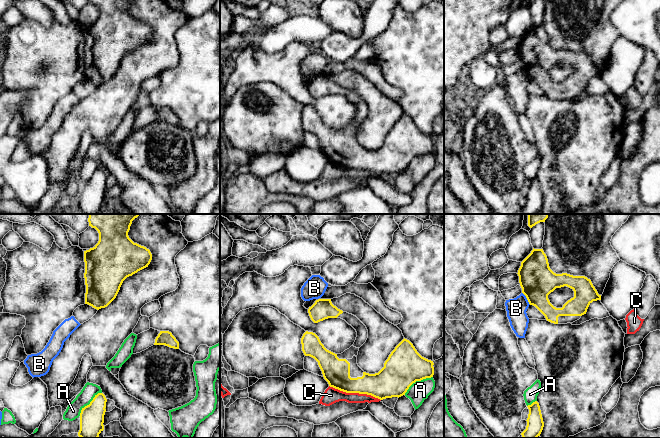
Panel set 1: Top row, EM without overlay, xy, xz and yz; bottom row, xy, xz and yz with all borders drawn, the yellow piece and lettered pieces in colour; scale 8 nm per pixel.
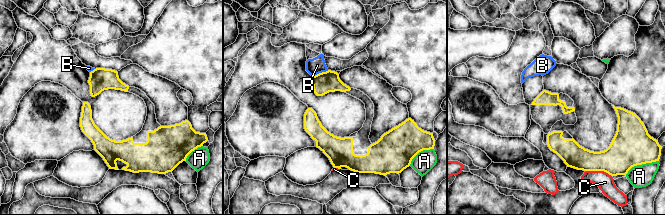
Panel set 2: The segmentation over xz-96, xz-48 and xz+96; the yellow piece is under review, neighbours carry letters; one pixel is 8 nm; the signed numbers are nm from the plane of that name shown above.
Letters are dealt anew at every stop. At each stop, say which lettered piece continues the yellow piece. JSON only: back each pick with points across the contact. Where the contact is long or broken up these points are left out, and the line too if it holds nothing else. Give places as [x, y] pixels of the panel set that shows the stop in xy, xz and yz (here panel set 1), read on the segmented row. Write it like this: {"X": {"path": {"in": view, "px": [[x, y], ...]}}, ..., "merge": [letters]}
{"merge": []}

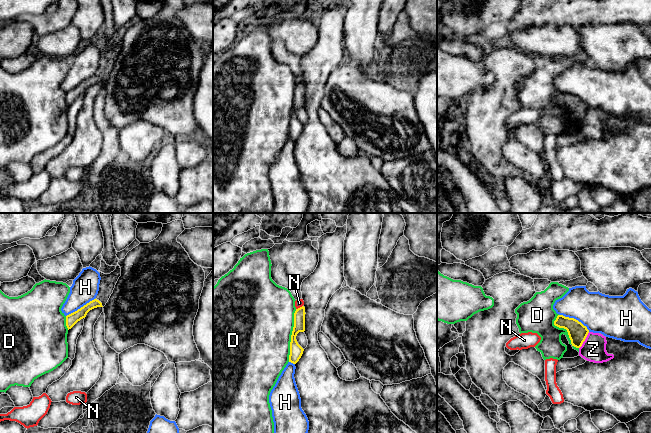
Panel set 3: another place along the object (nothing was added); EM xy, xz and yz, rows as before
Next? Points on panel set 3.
{"merge": []}

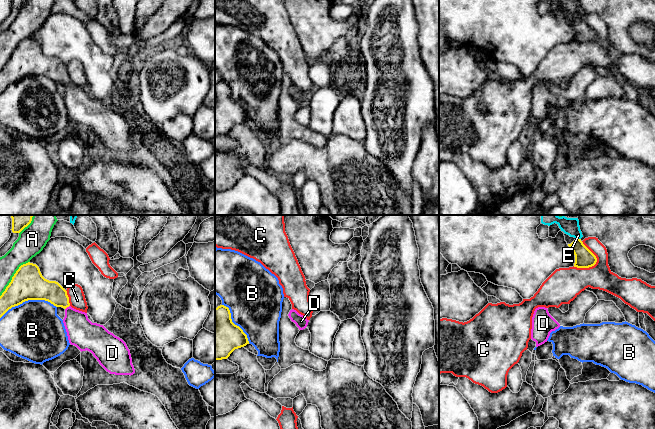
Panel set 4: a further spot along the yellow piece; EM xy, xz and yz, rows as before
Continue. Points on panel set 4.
{"D": {"path": {"in": "xy", "px": [[41, 289], [52, 291], [67, 306], [82, 333]]}}, "merge": ["D"]}

